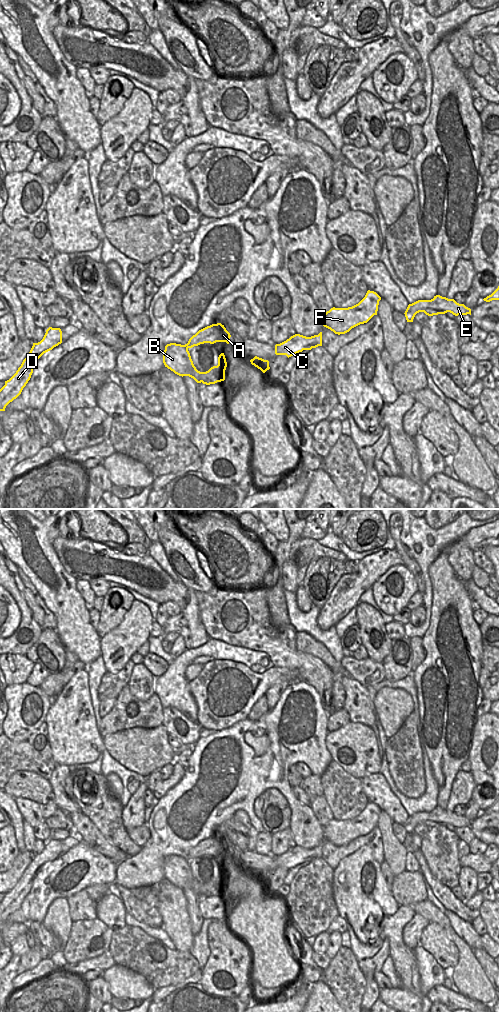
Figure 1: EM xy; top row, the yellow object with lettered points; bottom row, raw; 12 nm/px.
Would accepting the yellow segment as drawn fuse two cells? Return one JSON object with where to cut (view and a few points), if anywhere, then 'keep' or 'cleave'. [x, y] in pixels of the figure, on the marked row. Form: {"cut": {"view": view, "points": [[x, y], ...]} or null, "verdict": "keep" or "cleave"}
{"cut": {"view": "xy", "points": [[183, 345], [187, 348]]}, "verdict": "cleave"}

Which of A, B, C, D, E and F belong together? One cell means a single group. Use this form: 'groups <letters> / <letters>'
groups A / B C D E F

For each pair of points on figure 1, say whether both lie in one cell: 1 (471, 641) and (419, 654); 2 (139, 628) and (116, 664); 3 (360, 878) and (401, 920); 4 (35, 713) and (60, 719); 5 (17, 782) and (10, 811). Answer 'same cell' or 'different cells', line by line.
1: different cells
2: same cell
3: different cells
4: different cells
5: different cells

